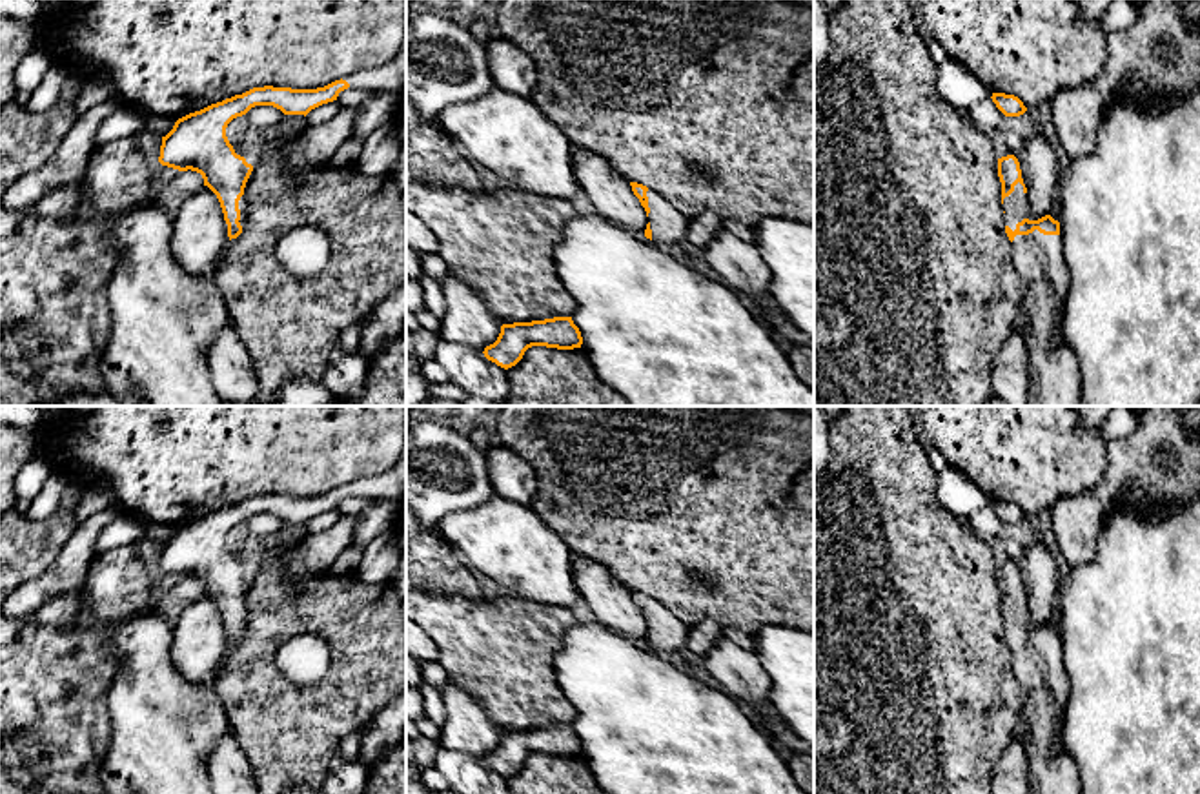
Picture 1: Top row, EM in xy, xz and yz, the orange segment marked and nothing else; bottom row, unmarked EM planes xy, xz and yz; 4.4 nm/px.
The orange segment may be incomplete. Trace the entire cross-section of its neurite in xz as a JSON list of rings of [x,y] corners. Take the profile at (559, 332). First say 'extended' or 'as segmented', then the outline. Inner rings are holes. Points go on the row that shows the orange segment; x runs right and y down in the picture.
as segmented | [[[554,317],[532,322],[503,324],[497,341],[484,348],[484,357],[508,370],[515,366],[532,346],[557,350],[581,348],[583,337],[572,317]]]

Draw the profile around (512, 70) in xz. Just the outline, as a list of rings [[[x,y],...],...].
[[[503,36],[486,44],[486,55],[495,87],[530,98],[537,86],[537,67],[530,55]]]

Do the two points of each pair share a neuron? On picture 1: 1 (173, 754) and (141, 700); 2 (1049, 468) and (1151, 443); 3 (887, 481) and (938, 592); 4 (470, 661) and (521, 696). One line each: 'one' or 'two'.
1: one
2: two
3: one
4: one

